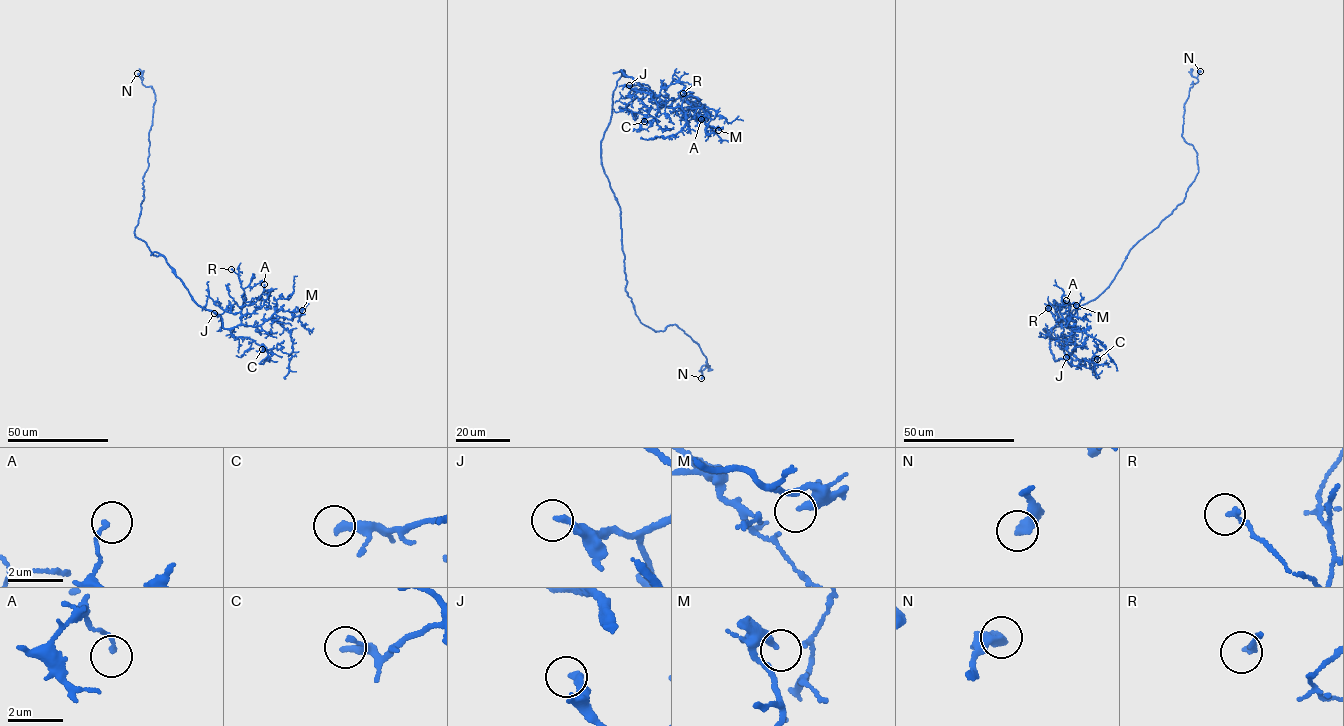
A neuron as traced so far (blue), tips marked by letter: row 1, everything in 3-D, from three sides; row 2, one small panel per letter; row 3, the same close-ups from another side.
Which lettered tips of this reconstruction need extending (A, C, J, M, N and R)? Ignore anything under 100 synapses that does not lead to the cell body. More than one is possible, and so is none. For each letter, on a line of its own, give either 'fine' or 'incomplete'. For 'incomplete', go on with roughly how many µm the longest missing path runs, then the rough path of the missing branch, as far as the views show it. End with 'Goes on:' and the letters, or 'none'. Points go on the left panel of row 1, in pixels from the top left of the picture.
A: fine
C: fine
J: fine
M: fine
N: fine
R: fine
Goes on: none

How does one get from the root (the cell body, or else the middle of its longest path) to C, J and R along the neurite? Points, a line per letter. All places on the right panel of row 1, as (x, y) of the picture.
C: (1090, 300), (1073, 310), (1060, 326), (1045, 328), (1055, 360), (1064, 359), (1078, 367), (1082, 360), (1097, 359)
J: (1090, 300), (1060, 326), (1045, 328), (1053, 359), (1064, 359), (1070, 366), (1067, 343), (1066, 357)
R: (1090, 300), (1073, 310), (1060, 326), (1045, 328), (1053, 359), (1064, 359), (1070, 366), (1062, 324), (1048, 308)

